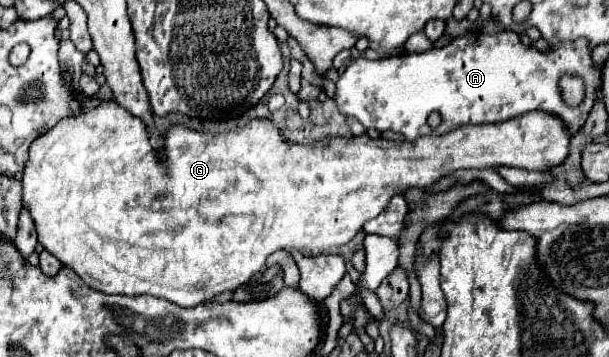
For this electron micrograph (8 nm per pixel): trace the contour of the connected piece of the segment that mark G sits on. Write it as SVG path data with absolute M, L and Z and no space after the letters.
M101 99L97 107L85 109L79 115L71 115L61 119L51 131L37 137L29 147L29 159L25 163L25 175L23 175L23 205L31 209L31 217L35 221L39 241L41 245L53 253L65 267L71 267L89 287L109 293L109 295L153 295L159 299L167 299L169 303L181 305L181 307L193 307L203 301L209 301L213 295L231 291L239 287L241 283L247 283L255 273L261 271L267 257L275 251L287 251L287 253L309 253L319 255L331 247L347 245L363 227L365 221L377 217L389 203L389 199L397 193L401 193L407 187L419 187L425 189L439 179L447 177L449 173L457 169L489 169L489 167L519 167L527 171L547 171L551 167L563 165L569 157L569 143L573 135L569 135L569 127L557 119L557 115L549 115L543 111L533 111L503 123L485 123L485 125L465 125L457 127L445 135L427 135L413 143L403 141L387 141L387 139L371 139L369 135L361 137L333 137L329 141L321 139L313 145L299 145L291 143L283 137L281 129L271 119L253 119L243 127L237 127L227 133L211 135L207 131L191 129L183 123L173 123L163 135L163 149L157 151L151 147L151 131L149 127L135 115L131 115L125 107L115 103L113 99Z

